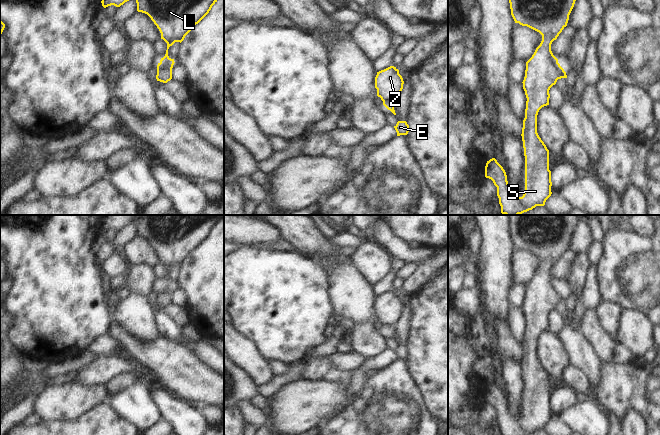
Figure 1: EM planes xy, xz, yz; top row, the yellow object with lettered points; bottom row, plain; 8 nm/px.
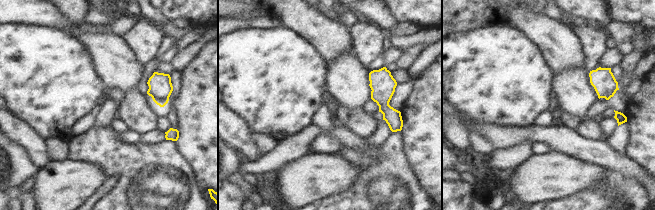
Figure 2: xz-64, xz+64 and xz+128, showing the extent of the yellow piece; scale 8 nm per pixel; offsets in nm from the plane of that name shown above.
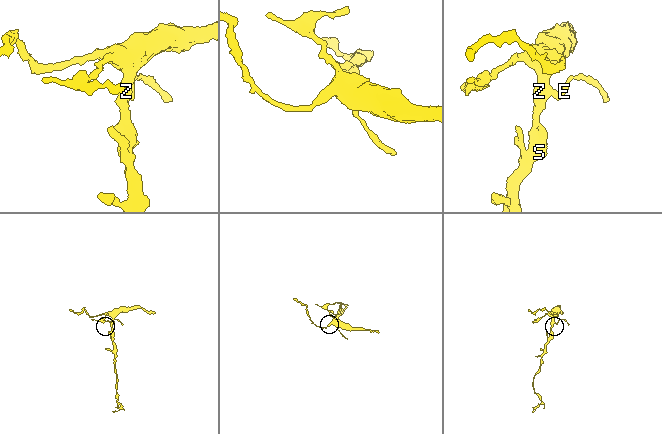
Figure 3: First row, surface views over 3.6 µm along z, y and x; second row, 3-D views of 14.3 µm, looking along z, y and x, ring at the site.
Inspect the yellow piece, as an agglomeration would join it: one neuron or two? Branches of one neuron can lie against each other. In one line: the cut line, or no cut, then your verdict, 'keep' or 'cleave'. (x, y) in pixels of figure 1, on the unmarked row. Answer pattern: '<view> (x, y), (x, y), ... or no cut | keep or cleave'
no cut | keep

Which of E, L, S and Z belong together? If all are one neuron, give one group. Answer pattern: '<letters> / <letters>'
E L S Z

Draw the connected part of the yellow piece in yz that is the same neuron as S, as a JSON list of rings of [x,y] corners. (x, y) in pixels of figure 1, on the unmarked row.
[[[509,215],[511,239],[515,247],[519,247],[522,250],[527,250],[539,256],[542,259],[542,265],[536,272],[532,281],[526,286],[525,301],[522,306],[527,322],[521,358],[525,380],[525,416],[523,420],[517,421],[510,415],[506,396],[495,382],[487,385],[485,390],[485,401],[491,403],[497,411],[497,420],[499,422],[501,435],[529,435],[536,430],[544,430],[546,424],[552,418],[551,395],[549,394],[549,374],[537,357],[537,339],[542,331],[549,329],[550,312],[556,308],[558,303],[567,302],[566,296],[560,290],[558,283],[551,275],[551,268],[567,250],[569,239],[574,231],[576,223],[581,217],[581,215]]]

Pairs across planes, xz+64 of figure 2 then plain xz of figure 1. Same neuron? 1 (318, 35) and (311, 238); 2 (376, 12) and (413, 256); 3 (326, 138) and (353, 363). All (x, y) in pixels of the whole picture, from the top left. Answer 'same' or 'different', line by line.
1: same
2: same
3: same

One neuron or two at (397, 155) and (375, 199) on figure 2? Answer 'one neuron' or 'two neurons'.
one neuron

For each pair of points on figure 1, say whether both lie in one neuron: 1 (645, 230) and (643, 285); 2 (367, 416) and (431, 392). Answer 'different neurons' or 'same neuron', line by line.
1: different neurons
2: different neurons

